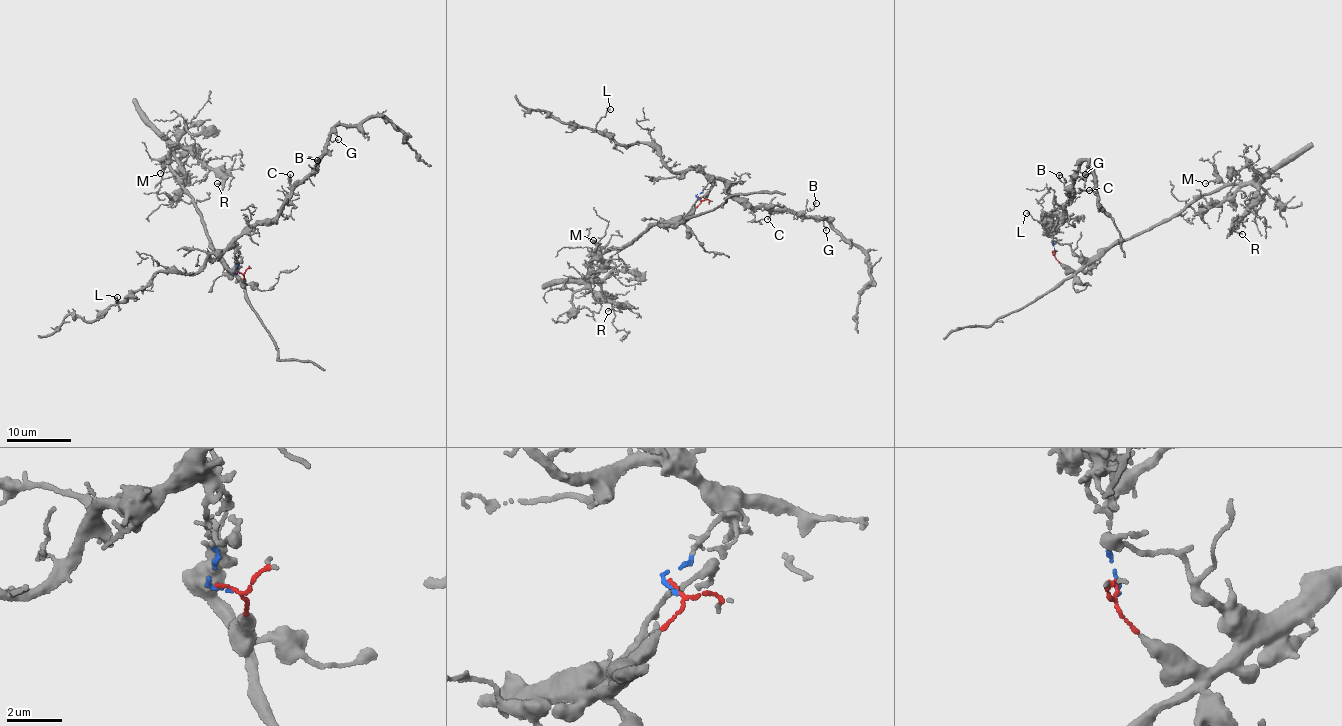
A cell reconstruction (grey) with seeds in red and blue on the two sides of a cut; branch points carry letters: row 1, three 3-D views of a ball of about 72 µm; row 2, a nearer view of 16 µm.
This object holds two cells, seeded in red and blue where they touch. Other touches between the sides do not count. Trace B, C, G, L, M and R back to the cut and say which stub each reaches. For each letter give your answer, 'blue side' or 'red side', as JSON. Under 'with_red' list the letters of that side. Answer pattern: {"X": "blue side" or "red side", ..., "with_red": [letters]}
{"B": "blue side", "C": "blue side", "G": "blue side", "L": "blue side", "M": "red side", "R": "red side", "with_red": ["M", "R"]}

